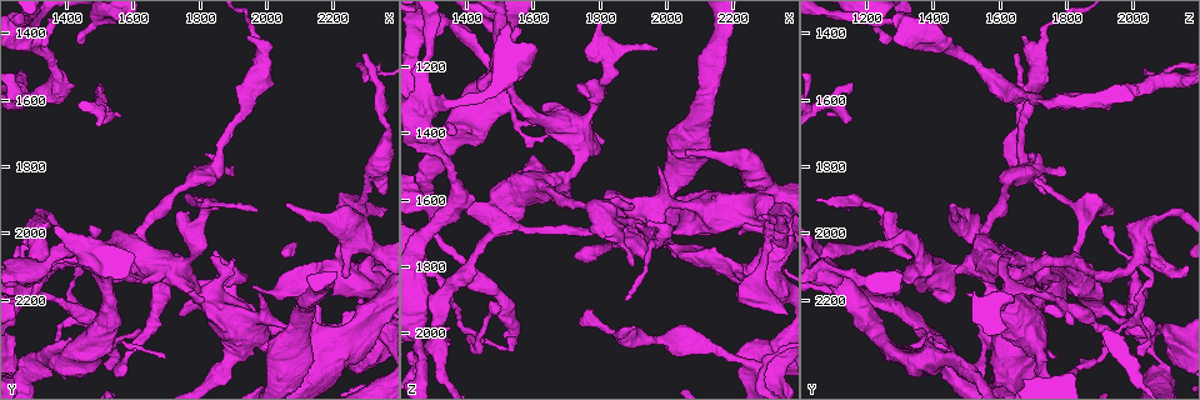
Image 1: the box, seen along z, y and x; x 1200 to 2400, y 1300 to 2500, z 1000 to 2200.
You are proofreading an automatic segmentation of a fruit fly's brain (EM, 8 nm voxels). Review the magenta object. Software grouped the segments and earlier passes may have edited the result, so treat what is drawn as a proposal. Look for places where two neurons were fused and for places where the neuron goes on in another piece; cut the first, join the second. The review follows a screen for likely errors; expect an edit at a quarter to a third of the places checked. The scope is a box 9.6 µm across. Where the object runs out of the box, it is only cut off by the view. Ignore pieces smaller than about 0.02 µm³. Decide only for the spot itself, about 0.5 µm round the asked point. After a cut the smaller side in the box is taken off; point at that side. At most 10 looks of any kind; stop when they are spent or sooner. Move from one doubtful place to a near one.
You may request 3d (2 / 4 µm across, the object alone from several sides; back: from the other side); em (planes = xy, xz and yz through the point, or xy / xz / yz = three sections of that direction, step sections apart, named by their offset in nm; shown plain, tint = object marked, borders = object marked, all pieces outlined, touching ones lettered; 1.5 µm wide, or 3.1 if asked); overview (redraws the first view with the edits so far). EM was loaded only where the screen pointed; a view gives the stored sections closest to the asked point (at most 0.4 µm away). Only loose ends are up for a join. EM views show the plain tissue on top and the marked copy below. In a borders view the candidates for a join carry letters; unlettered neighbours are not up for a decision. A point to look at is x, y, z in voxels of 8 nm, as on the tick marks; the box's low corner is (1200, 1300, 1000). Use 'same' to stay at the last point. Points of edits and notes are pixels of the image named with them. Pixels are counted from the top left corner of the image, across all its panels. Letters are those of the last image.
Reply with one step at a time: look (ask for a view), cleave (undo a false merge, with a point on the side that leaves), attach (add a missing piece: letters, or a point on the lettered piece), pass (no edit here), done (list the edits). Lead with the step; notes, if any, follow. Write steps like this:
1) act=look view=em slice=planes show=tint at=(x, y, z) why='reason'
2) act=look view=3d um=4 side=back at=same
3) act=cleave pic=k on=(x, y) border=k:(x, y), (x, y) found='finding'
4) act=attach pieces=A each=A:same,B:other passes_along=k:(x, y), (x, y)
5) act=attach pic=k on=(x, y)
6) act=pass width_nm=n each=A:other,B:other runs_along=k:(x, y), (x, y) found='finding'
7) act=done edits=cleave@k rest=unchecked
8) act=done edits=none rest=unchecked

act=look view=3d um=2 at=(1900, 1820, 1790)

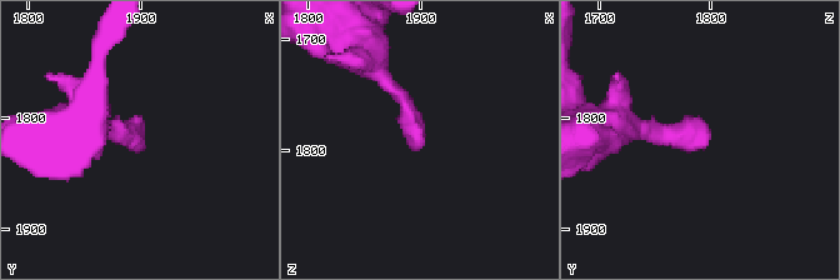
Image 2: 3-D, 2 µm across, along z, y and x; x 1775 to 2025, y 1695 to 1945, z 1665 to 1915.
act=look view=em slice=planes show=borders at=(1906, 1814, 1796) why='shape alone is not enough'

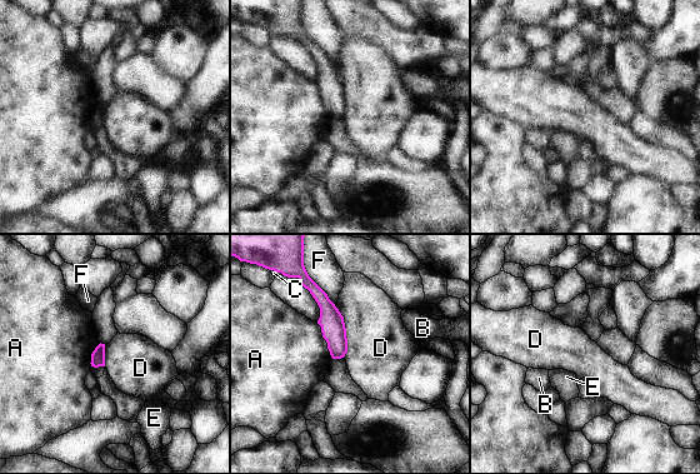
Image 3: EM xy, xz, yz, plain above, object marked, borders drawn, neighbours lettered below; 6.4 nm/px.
act=pass each=A:other,B:other,C:other,D:other,E:other,F:other runs_along=3:(314, 289), (328, 308), (338, 355) found='none of them fits'

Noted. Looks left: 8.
act=look view=3d um=2 at=(1810, 2190, 1420)

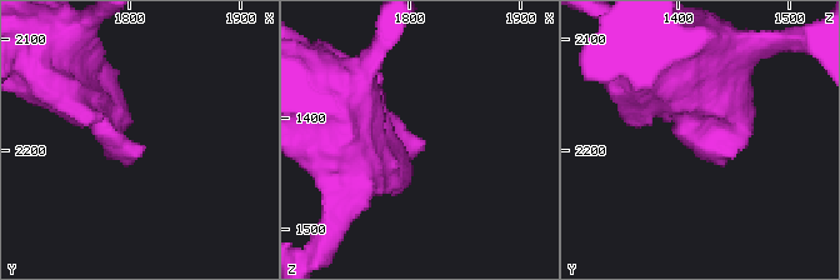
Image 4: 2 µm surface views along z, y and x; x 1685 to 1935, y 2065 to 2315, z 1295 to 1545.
act=look view=em slice=planes show=borders at=(1814, 2196, 1422)

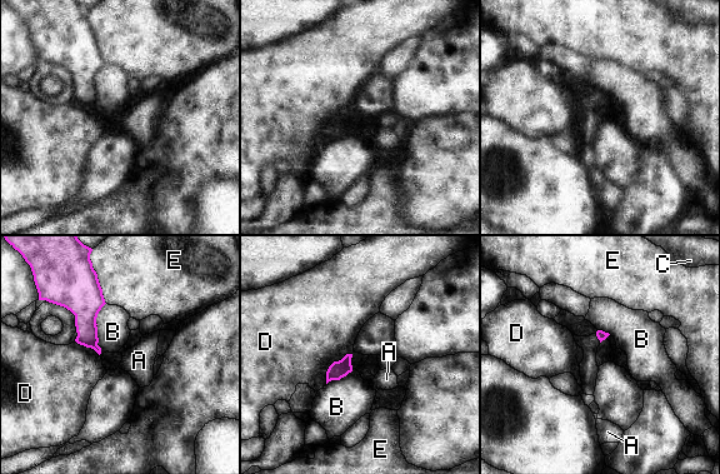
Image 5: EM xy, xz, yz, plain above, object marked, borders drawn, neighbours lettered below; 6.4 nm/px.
act=pass each=A:other,B:other,C:other,D:other,E:other border=5:(105, 303), (96, 318), (99, 354) found='no lettered piece goes on from it'

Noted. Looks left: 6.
act=look view=em slice=xz step=4 show=borders at=(2050, 1920, 1450) why='an open end'

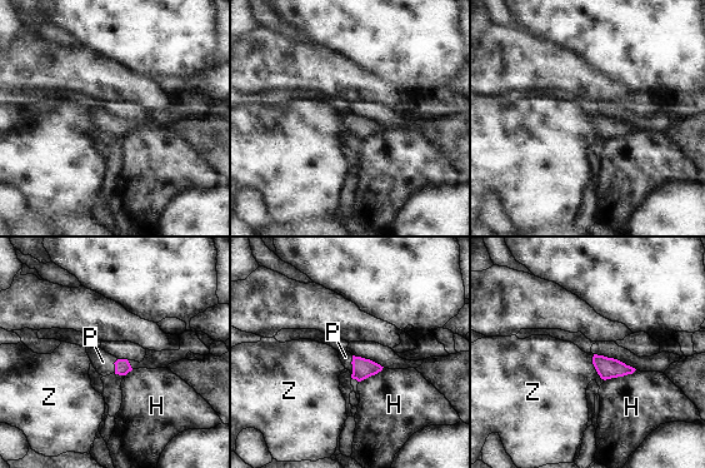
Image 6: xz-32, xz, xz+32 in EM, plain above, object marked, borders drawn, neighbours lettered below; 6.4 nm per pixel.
act=look view=em slice=planes show=borders at=same why='another direction'

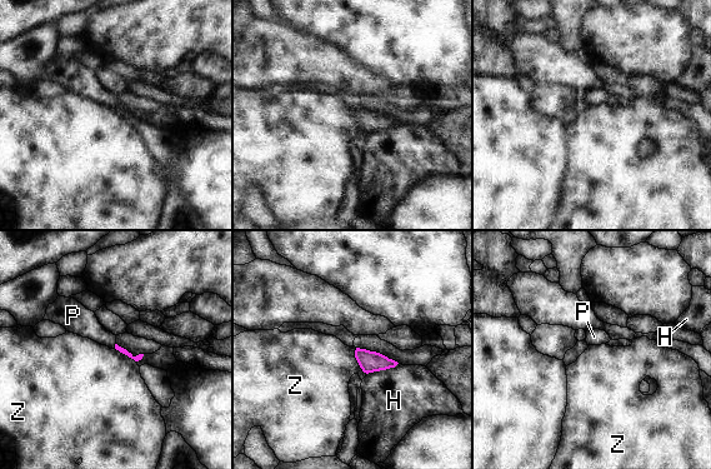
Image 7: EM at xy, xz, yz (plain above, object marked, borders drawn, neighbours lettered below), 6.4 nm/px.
act=attach pieces=P each=H:other,P:same,Z:other found='the neuron continues'

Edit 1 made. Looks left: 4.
act=look view=3d um=4 at=(2290, 1450, 1650)

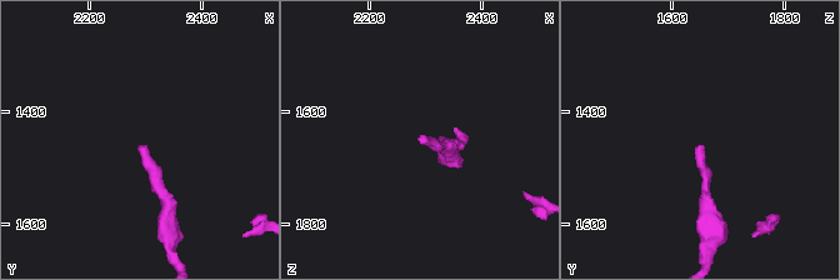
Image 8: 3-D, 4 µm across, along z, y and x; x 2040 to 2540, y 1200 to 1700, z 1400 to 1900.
act=look view=em slice=planes show=borders at=(2290, 1460, 1655) why='need the tissue'

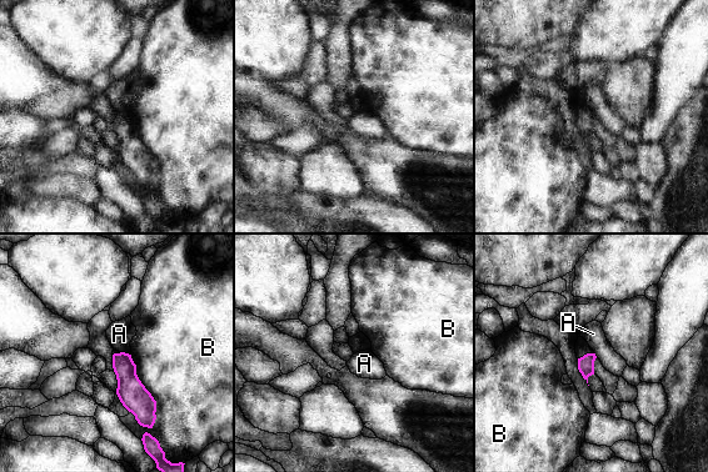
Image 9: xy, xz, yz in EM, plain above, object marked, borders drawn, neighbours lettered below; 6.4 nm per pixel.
act=pass each=A:other,B:other border=9:(120, 351), (130, 355) found='none of them fits'

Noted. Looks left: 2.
act=done edits=attach@7 rest=unchecked

